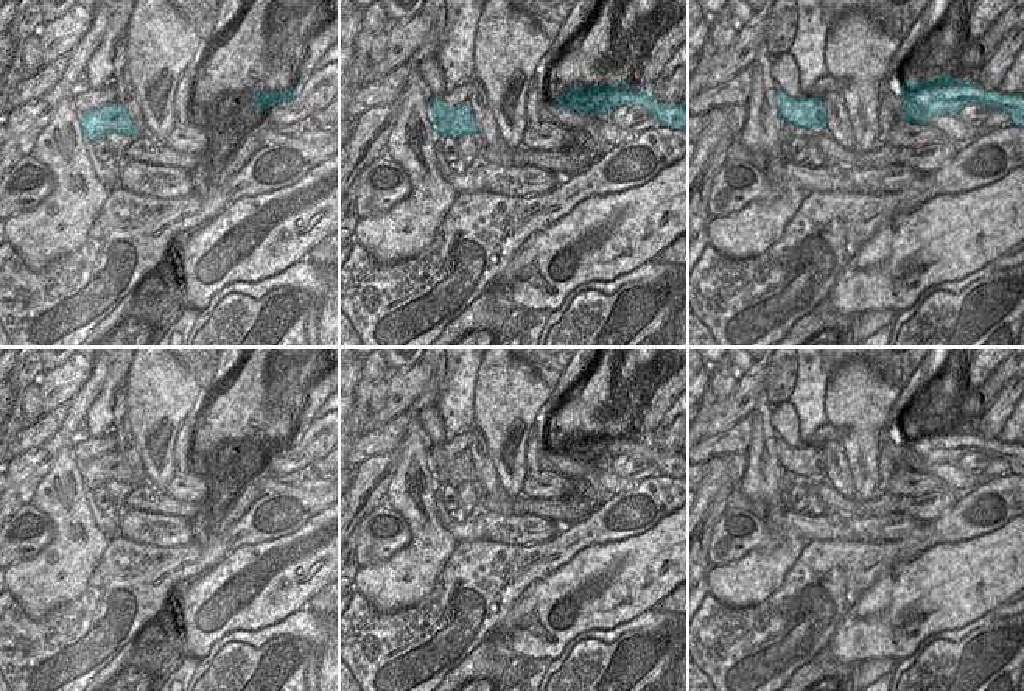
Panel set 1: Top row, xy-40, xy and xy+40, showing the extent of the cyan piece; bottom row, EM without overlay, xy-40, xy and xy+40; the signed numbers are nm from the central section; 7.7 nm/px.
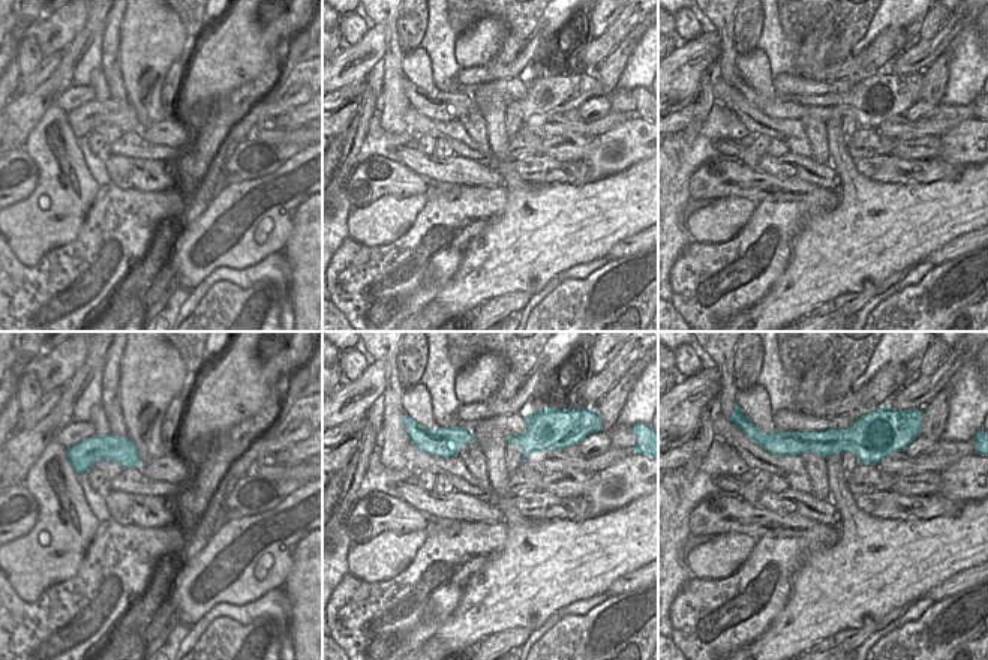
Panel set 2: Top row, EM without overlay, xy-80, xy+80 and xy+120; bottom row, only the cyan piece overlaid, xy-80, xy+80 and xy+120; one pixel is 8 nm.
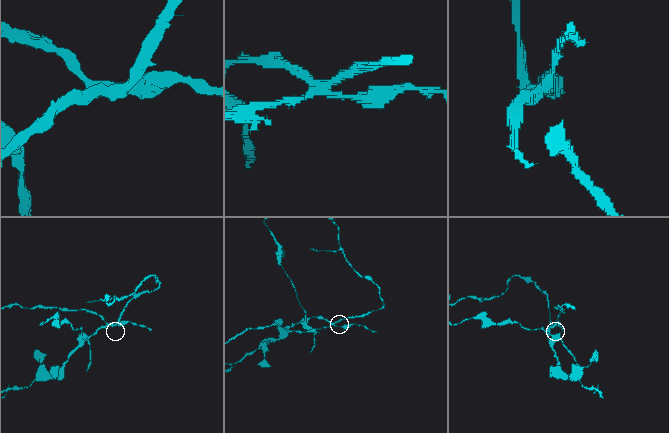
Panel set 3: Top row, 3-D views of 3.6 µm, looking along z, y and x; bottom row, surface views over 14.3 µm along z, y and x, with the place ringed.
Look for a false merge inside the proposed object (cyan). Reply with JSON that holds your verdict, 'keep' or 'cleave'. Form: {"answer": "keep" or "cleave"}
{"answer": "cleave"}

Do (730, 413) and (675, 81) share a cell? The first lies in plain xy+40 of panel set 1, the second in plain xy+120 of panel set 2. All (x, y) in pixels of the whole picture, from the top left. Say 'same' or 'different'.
same

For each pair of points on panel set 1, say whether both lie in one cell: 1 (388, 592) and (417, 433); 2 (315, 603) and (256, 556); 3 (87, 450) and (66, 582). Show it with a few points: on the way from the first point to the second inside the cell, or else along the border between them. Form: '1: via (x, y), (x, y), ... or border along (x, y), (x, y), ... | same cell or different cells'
1: via (420, 553), (420, 514), (405, 492), (406, 472) | same cell
2: border along (322, 587), (305, 607) | different cells
3: border along (72, 445), (81, 464) | different cells

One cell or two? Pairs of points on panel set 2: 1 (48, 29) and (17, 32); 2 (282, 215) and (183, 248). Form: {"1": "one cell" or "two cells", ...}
{"1": "two cells", "2": "one cell"}

